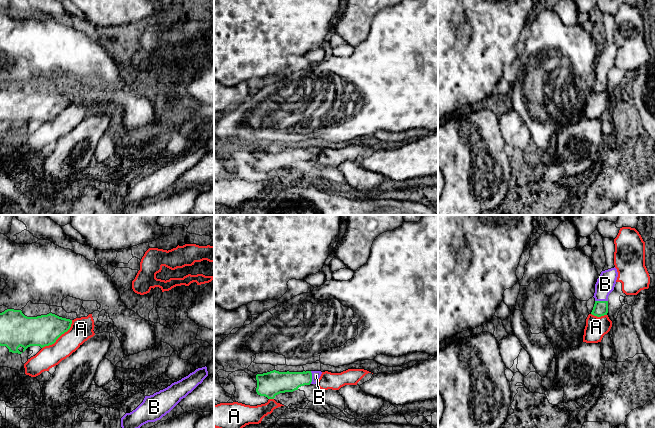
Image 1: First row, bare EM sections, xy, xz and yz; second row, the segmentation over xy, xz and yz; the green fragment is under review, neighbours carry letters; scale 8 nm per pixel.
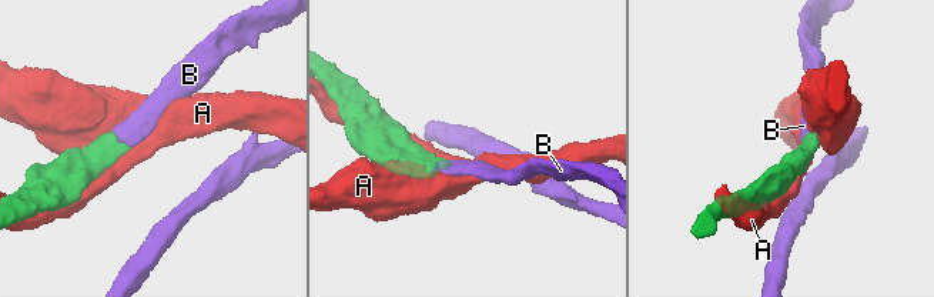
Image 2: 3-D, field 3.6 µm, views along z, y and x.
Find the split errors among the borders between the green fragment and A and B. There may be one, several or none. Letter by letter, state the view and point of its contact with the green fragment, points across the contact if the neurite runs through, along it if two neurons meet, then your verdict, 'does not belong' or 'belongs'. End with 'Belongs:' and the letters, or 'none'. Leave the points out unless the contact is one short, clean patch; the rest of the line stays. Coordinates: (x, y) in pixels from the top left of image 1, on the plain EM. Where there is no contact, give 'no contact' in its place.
A: contact xy (59, 112); does not belong
B: contact xz (311, 153); way xz (281, 158), (311, 153), (316, 151); belongs
Belongs: B

